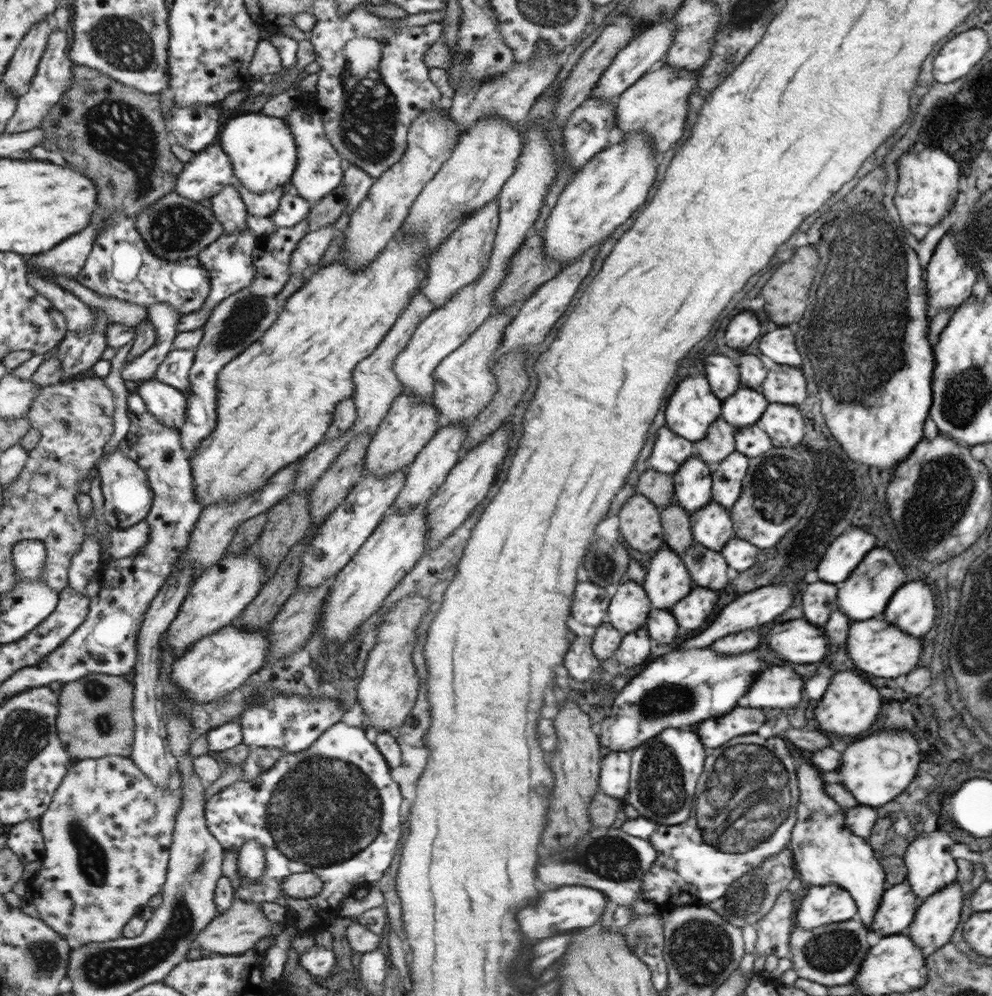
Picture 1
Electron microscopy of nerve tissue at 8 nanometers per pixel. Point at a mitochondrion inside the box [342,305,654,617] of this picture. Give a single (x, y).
(604, 564)

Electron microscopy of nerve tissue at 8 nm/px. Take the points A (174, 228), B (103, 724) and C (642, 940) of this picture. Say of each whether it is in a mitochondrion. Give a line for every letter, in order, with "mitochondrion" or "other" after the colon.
A: mitochondrion
B: mitochondrion
C: mitochondrion

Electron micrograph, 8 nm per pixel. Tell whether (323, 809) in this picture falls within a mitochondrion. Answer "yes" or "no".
yes

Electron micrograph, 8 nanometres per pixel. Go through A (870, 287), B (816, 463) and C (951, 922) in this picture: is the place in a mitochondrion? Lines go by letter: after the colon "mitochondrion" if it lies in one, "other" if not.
A: mitochondrion
B: mitochondrion
C: other

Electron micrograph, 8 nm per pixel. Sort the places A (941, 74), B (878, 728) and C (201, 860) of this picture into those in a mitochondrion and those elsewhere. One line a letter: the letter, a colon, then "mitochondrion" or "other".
A: other
B: other
C: mitochondrion

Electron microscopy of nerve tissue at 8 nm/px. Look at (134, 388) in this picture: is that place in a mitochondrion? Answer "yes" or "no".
no

